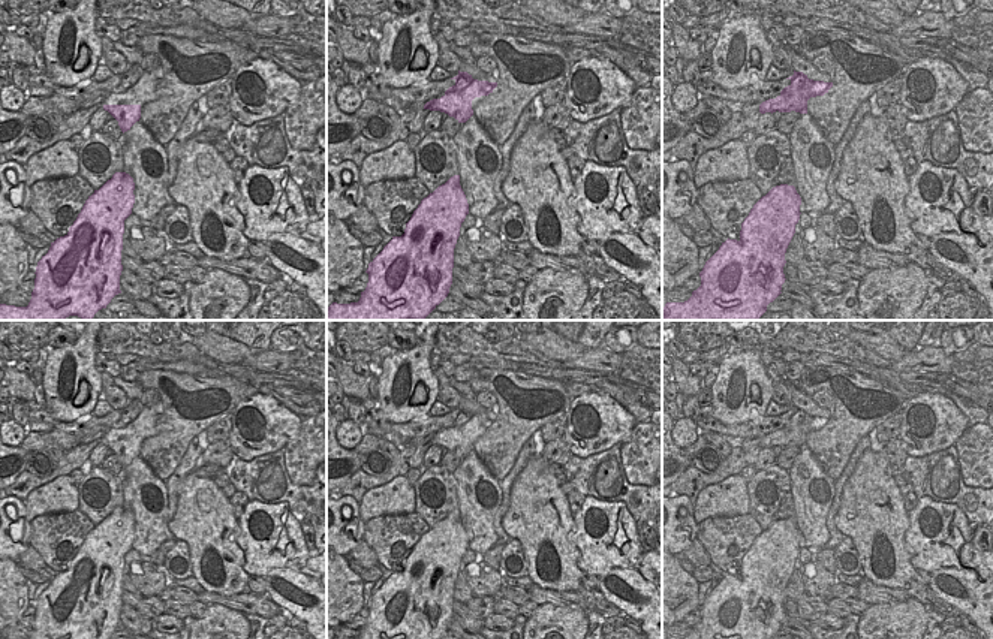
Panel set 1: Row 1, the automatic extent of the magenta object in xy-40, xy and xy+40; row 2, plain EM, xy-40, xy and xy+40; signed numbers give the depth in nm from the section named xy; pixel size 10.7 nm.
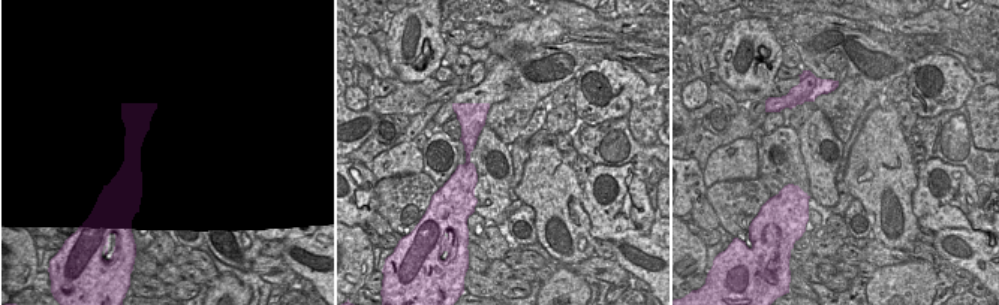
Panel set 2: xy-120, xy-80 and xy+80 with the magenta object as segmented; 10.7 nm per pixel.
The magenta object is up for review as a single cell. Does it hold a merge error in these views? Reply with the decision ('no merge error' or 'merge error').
merge error

